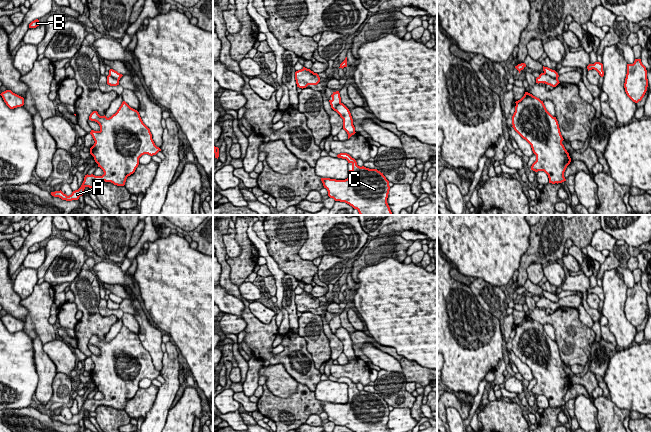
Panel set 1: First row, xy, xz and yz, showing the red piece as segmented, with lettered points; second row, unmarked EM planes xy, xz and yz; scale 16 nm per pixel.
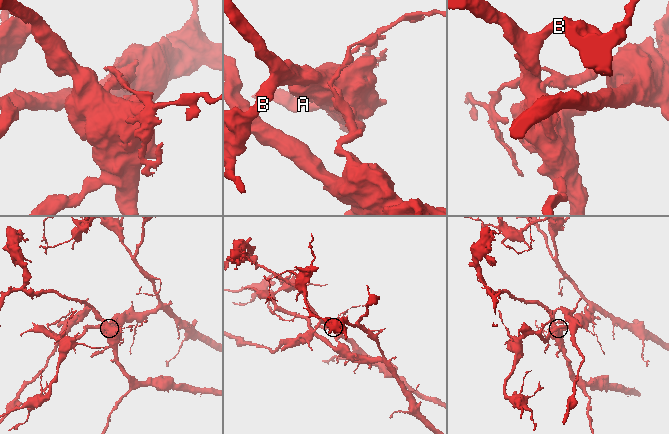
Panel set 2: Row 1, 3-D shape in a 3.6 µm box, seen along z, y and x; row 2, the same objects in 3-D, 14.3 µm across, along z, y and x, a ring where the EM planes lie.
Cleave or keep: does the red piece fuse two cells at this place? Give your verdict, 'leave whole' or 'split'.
split

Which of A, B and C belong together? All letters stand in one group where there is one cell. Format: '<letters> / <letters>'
A B / C

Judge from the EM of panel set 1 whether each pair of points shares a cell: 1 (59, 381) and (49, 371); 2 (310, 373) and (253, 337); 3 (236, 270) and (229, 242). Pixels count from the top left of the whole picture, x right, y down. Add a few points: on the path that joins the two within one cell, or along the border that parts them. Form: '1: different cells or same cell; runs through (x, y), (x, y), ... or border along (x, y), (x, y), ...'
1: different cells; border along (57, 372), (52, 383), (52, 397), (50, 399)
2: same cell; runs through (296, 362), (289, 358), (273, 358), (266, 351)
3: different cells; border along (235, 234), (240, 253), (229, 258)

